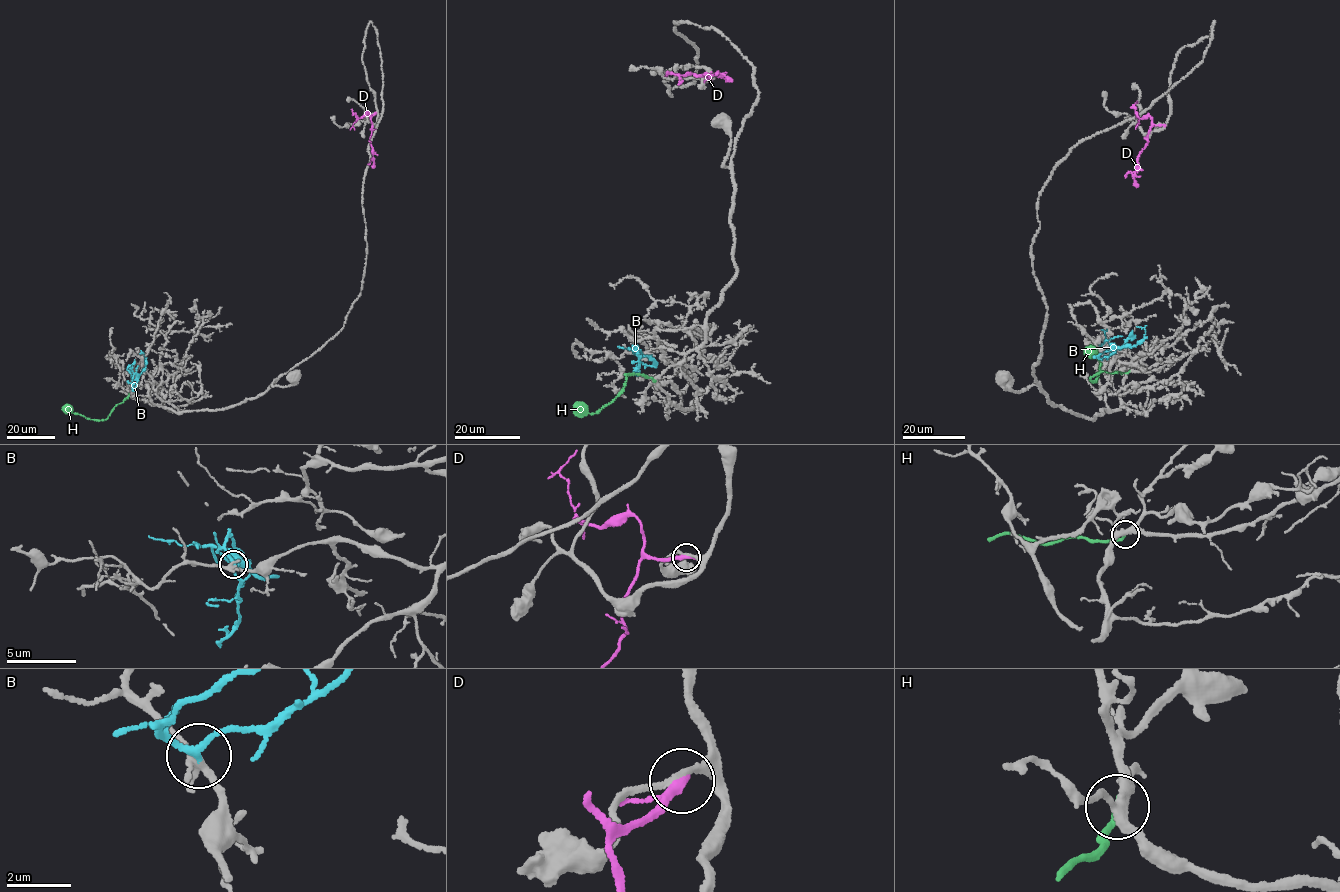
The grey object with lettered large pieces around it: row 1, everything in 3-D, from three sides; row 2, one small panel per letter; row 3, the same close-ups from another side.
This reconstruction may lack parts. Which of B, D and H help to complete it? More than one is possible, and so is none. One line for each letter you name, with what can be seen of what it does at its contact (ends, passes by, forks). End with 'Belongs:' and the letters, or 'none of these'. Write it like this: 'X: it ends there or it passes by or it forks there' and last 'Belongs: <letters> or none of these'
B: it passes by
Belongs: B

